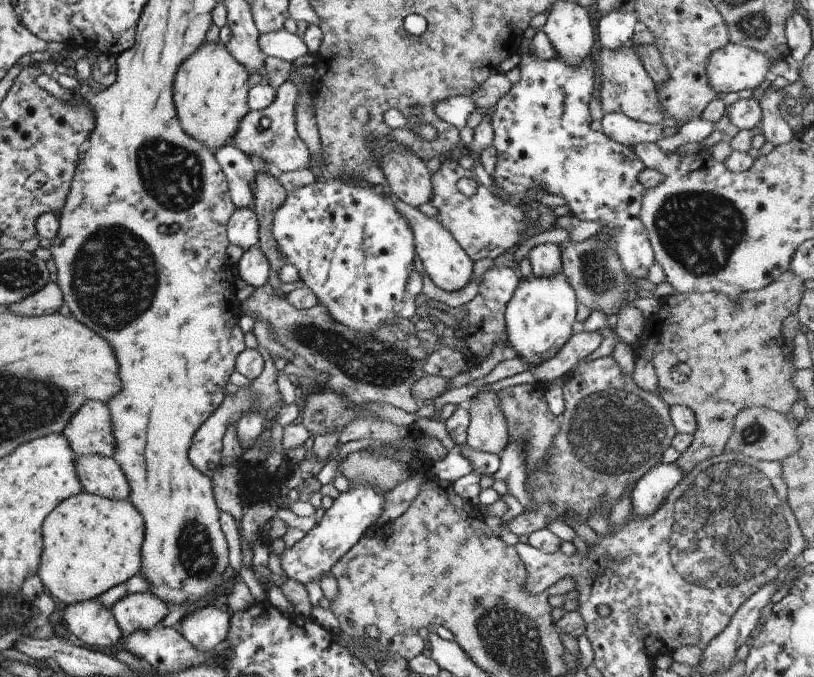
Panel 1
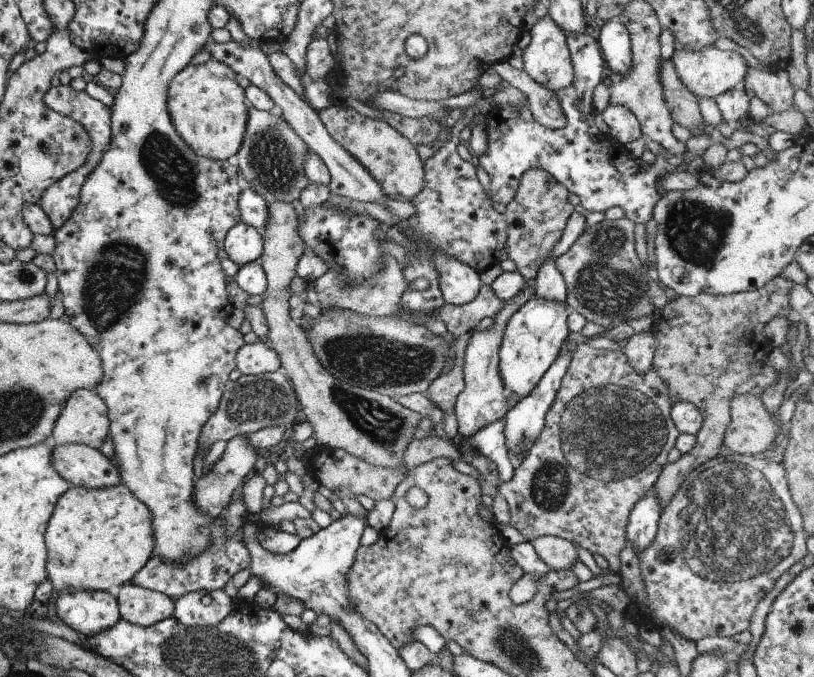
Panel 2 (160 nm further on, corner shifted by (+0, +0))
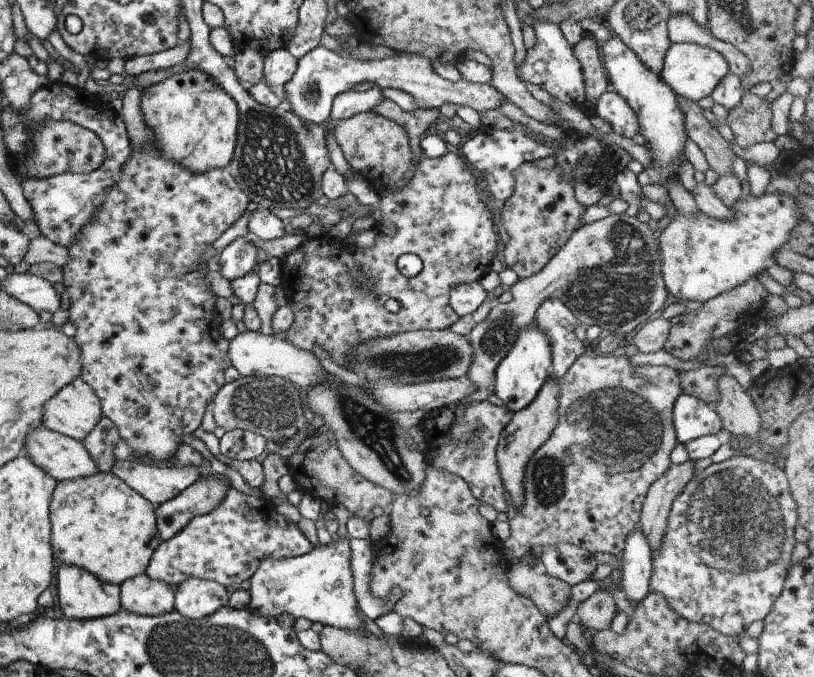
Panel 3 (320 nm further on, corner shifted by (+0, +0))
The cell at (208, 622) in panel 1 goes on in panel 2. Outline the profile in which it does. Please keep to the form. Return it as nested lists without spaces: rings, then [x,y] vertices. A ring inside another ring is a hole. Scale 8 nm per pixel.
[[[223,589],[189,592],[174,600],[172,617],[187,628],[209,628],[229,614],[233,603]]]

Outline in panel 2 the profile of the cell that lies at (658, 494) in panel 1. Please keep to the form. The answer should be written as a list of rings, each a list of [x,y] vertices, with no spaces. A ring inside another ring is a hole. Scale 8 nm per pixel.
[[[653,488],[641,496],[627,516],[626,541],[635,553],[645,550],[655,537],[661,512]]]

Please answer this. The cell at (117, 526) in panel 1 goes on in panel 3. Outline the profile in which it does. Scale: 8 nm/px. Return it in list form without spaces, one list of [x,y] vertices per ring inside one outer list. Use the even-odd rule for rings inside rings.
[[[97,471],[86,477],[56,482],[49,501],[49,520],[50,545],[61,563],[78,566],[103,582],[116,585],[143,574],[153,551],[161,542],[154,506],[111,472]]]

